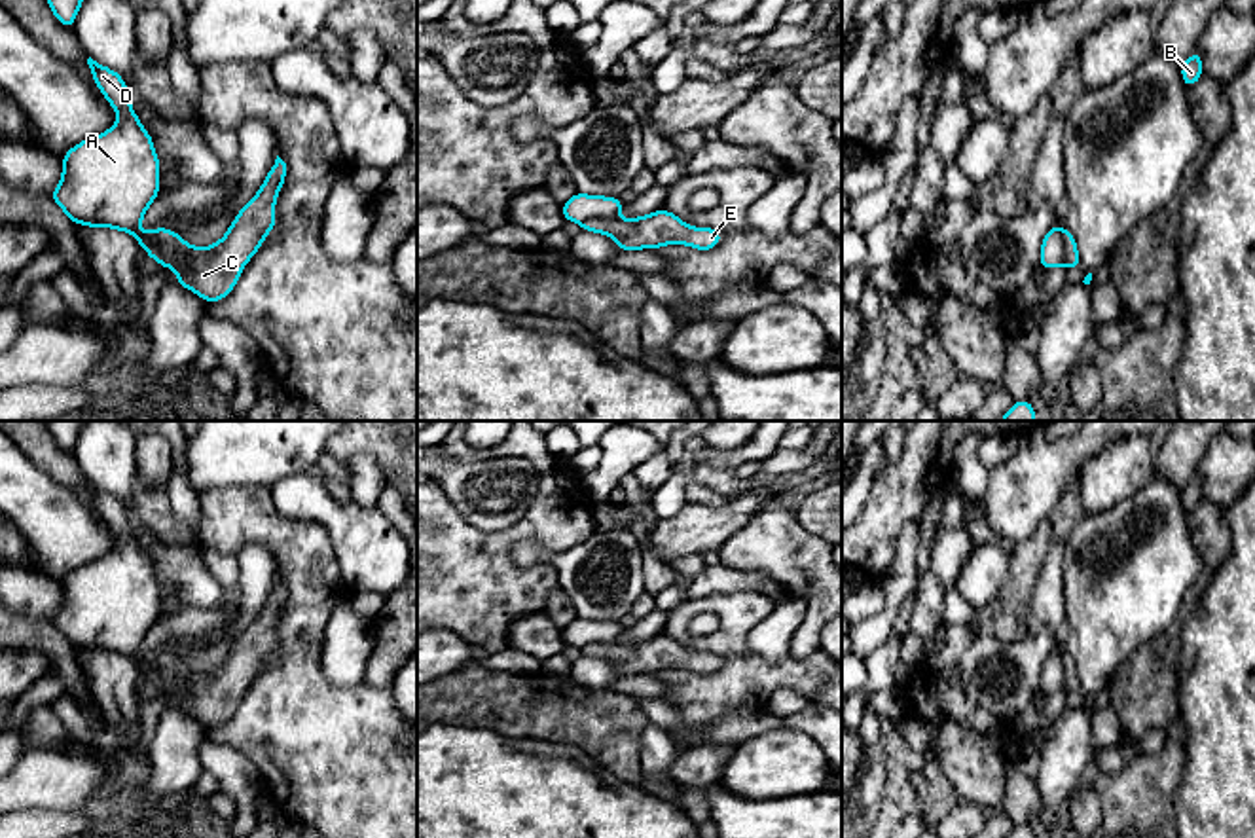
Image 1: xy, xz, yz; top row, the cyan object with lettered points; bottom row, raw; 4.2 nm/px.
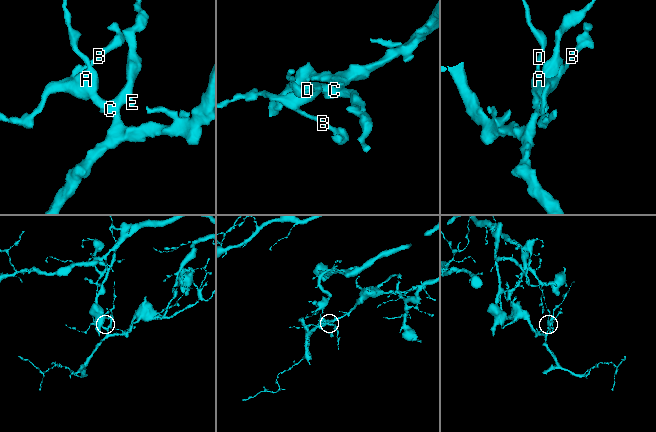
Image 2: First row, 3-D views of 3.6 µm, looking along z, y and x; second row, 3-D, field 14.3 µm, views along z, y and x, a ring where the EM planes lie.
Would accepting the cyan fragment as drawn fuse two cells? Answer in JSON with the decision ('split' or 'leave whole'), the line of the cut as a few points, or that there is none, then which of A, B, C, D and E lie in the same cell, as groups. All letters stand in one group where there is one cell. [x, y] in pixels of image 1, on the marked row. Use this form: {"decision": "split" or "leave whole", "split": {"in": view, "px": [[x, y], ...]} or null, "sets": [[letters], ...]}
{"decision": "split", "split": {"in": "yz", "px": [[1060, 230], [1066, 264]]}, "sets": [["A", "B", "D"], ["C", "E"]]}

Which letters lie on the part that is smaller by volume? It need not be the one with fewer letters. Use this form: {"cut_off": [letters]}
{"cut_off": ["C", "E"]}

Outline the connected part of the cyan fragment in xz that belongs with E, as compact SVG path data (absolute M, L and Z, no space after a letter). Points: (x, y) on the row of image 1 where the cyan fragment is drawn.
M665 209L628 220L586 220L582 229L612 237L620 250L660 248L675 243L696 250L711 250L722 241L720 231L690 228Z

